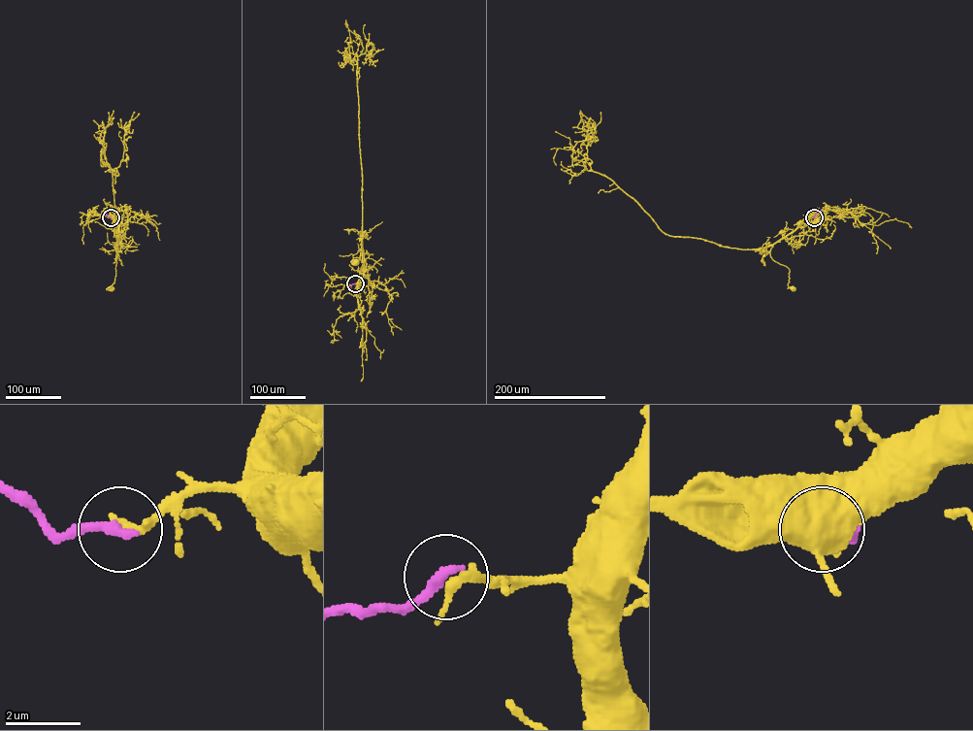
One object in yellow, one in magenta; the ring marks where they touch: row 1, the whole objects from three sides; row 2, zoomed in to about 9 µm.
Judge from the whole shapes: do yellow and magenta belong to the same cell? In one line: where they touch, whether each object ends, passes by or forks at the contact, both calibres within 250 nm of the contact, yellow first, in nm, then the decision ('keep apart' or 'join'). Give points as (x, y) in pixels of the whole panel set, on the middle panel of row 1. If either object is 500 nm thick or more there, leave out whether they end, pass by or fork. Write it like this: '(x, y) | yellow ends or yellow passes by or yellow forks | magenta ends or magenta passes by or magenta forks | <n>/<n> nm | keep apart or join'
(355, 283) | yellow ends | magenta ends | 280/320 nm | join

